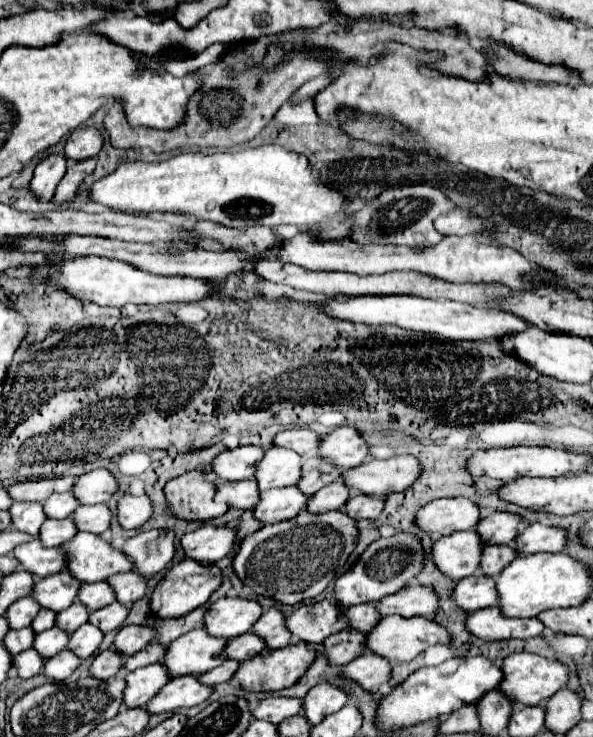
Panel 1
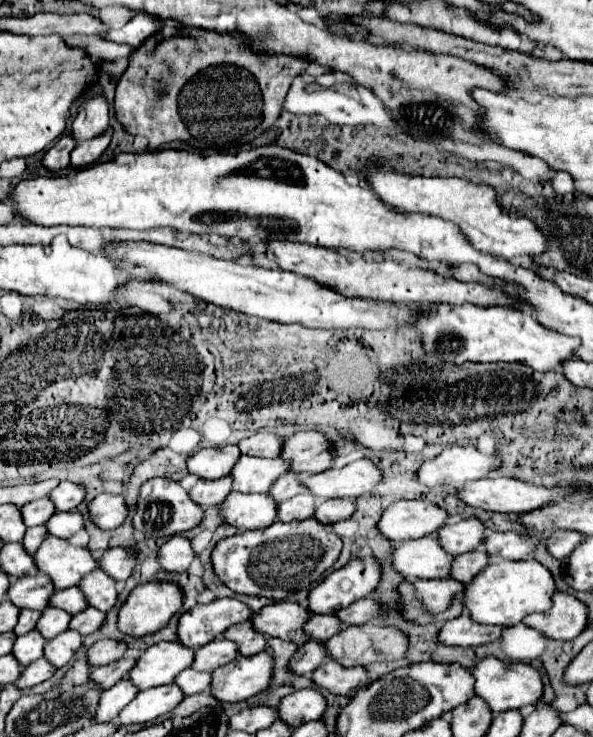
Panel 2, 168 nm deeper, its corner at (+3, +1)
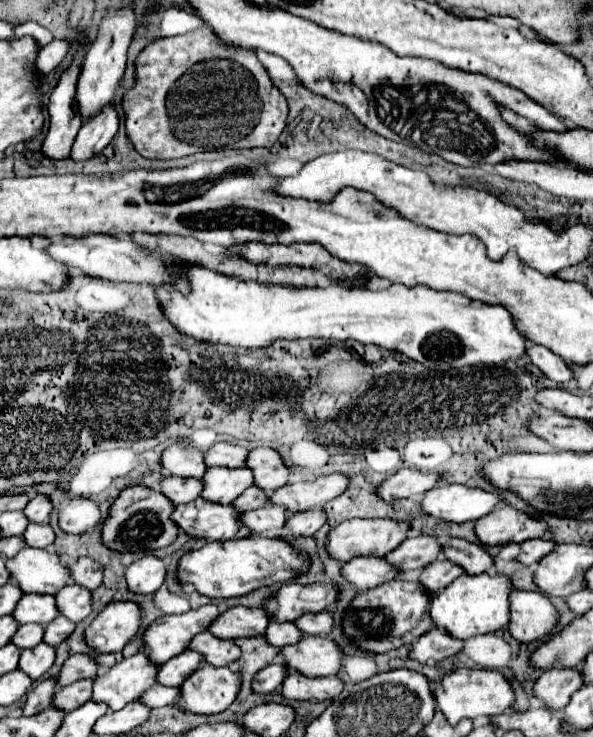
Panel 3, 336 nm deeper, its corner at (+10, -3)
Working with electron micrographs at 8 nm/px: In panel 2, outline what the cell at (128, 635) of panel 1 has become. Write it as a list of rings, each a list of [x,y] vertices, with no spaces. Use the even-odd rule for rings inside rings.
[[[103,639],[103,641],[97,641],[89,647],[87,651],[87,663],[89,667],[101,667],[101,665],[109,665],[117,659],[123,657],[127,645],[125,643],[117,643],[113,639]]]

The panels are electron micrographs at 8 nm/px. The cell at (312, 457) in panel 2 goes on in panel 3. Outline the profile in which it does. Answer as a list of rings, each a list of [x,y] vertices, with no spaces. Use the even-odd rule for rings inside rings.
[[[272,447],[252,449],[246,465],[254,471],[254,483],[266,493],[284,487],[292,475],[290,467],[282,461],[282,455]]]

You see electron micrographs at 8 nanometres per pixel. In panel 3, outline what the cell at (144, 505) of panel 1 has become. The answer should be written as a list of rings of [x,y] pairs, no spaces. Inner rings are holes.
[[[72,499],[60,509],[60,527],[66,533],[86,533],[100,523],[100,509],[90,499]]]

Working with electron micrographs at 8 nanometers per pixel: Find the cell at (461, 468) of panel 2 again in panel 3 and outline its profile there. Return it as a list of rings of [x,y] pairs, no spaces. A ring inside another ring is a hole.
[[[400,469],[392,477],[388,477],[382,487],[378,489],[378,495],[382,499],[422,499],[422,495],[436,487],[436,483],[442,481],[440,473],[422,473],[416,469]]]

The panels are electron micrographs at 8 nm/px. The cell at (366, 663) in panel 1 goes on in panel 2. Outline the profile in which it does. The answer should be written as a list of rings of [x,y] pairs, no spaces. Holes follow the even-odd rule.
[[[331,657],[325,663],[321,663],[317,671],[313,671],[311,681],[333,695],[347,695],[347,697],[355,695],[361,687],[369,685],[367,671],[363,667],[345,669],[339,663],[335,663]]]

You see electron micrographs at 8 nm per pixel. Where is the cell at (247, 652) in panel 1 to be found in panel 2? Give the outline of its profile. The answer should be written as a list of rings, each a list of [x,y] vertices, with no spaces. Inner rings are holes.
[[[219,637],[213,643],[207,643],[205,647],[199,647],[195,651],[193,669],[211,673],[213,667],[221,667],[225,663],[231,663],[235,657],[237,657],[237,645],[229,639]]]

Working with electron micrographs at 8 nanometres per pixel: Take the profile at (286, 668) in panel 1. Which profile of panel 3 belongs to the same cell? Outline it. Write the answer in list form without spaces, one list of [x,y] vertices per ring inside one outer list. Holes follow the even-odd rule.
[[[204,663],[182,685],[178,707],[190,713],[220,713],[232,705],[242,687],[242,675],[230,667],[210,667]]]

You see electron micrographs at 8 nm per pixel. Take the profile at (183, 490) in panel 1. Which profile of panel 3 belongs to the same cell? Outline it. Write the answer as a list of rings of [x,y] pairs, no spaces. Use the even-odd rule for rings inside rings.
[[[134,485],[128,487],[120,493],[120,497],[112,503],[110,507],[110,515],[102,525],[102,541],[116,551],[122,553],[136,553],[140,549],[160,549],[160,547],[168,547],[176,541],[180,527],[172,521],[172,513],[174,513],[174,505],[170,503],[170,499],[166,499],[164,493],[154,491],[146,485]]]

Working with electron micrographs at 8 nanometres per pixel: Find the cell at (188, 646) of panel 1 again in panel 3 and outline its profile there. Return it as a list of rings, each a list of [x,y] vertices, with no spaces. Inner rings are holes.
[[[138,653],[114,665],[106,675],[96,677],[92,699],[104,701],[112,711],[118,711],[154,687],[156,675],[158,665],[154,665],[146,655]]]

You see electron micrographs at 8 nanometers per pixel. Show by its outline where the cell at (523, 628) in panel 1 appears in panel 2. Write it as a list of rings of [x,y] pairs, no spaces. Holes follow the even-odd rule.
[[[461,615],[457,619],[447,621],[439,629],[437,641],[447,647],[477,647],[477,645],[485,645],[485,643],[499,639],[503,629],[505,627],[479,625],[479,623],[471,621],[469,615]]]

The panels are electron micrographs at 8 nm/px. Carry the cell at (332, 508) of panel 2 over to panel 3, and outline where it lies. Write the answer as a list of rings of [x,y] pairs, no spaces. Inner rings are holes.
[[[314,507],[310,511],[302,513],[292,513],[288,519],[290,529],[294,531],[294,537],[310,537],[314,535],[324,523],[328,521],[328,515],[324,507]]]

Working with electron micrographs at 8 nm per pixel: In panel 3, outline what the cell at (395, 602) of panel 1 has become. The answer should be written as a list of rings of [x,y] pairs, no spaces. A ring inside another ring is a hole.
[[[320,611],[320,613],[302,615],[302,619],[298,619],[296,623],[308,635],[330,635],[334,627],[334,617],[330,611]]]

